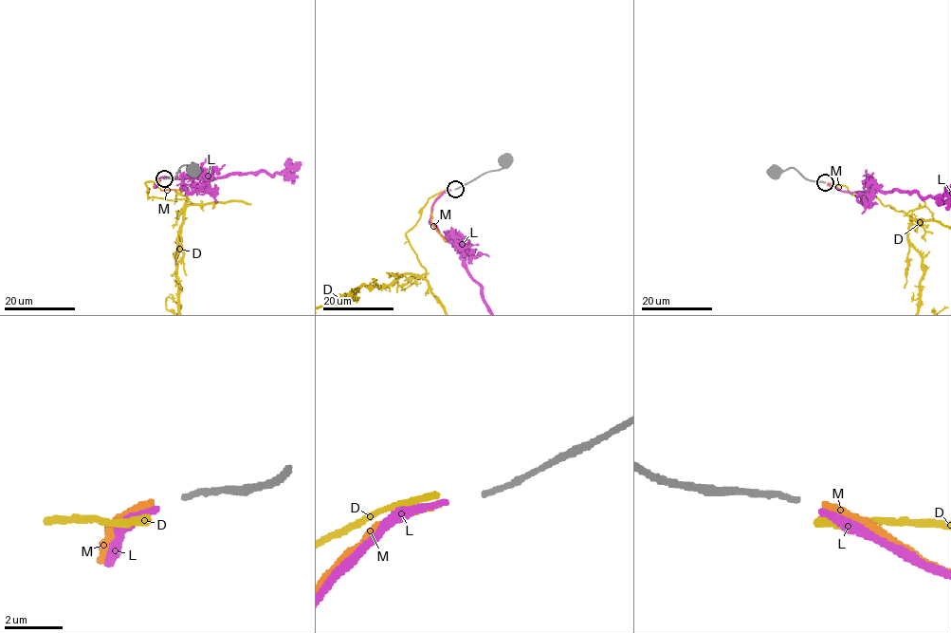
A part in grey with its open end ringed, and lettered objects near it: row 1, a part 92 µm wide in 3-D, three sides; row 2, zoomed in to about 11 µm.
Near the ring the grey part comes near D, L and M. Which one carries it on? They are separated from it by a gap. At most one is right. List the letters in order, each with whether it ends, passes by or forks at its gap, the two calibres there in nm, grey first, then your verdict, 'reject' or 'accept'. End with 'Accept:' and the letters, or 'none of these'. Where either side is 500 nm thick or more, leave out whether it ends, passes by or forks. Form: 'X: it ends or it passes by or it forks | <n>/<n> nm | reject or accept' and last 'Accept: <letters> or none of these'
D: it ends | 190/220 nm | reject
L: it ends | 190/200 nm | reject
M: it ends | 190/240 nm | accept
Accept: M

